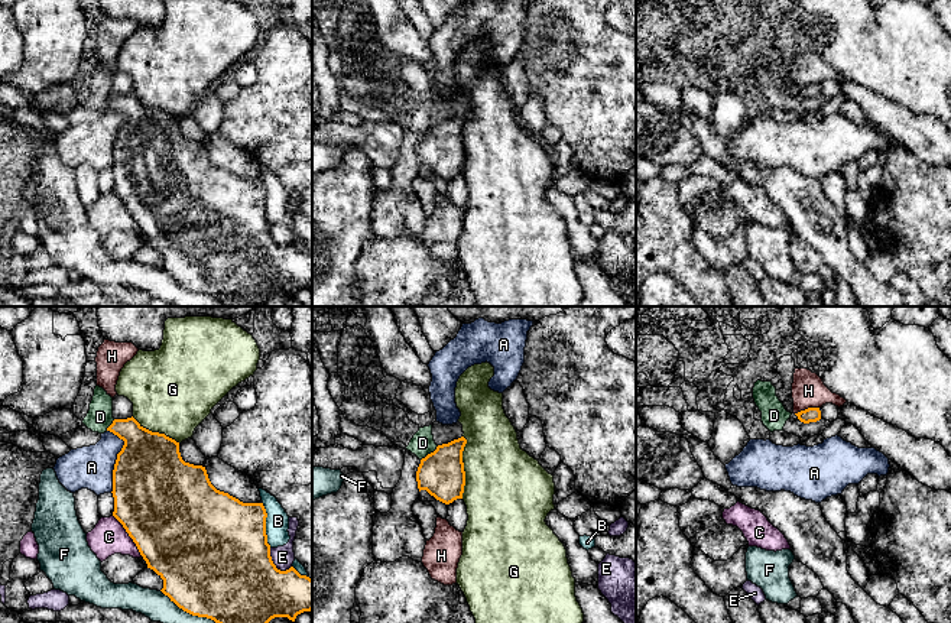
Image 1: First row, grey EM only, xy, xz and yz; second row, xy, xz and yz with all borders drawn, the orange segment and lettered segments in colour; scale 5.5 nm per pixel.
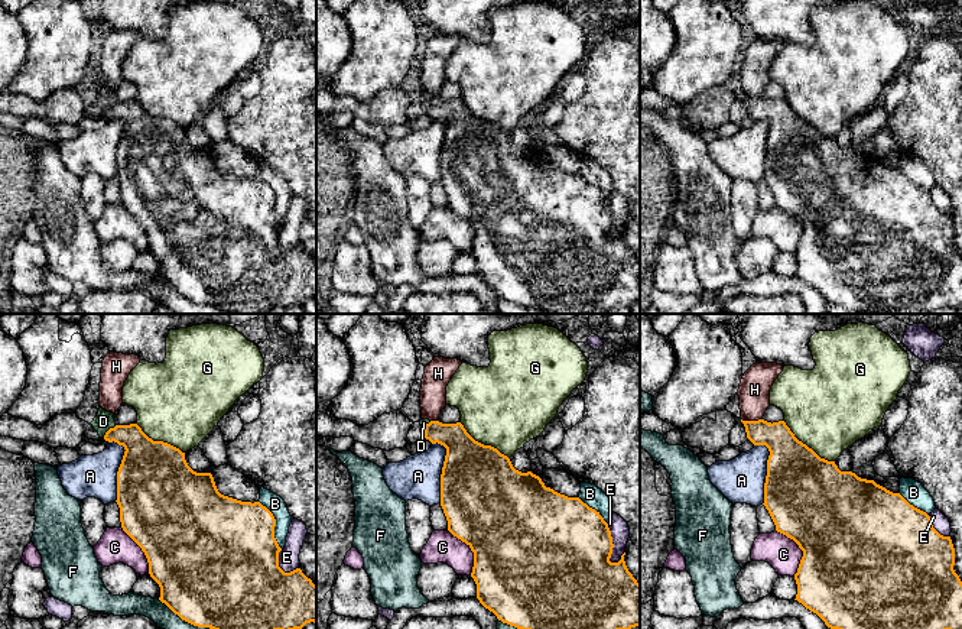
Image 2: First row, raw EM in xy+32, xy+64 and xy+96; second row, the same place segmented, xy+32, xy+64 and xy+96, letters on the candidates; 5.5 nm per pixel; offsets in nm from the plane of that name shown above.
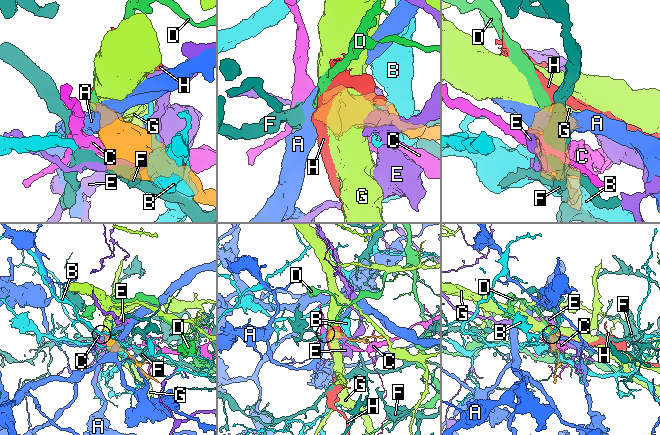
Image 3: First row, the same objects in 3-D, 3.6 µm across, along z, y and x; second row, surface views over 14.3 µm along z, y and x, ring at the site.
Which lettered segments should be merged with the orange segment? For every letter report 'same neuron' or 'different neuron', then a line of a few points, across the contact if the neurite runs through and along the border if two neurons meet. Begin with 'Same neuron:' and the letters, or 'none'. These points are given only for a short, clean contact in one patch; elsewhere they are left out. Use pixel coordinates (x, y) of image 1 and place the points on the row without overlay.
Same neuron: none
A: different neuron
B: different neuron
C: different neuron
D: different neuron; line xz (438, 122), (421, 136)
E: different neuron
F: different neuron
G: different neuron
H: different neuron; line yz (818, 83), (810, 83), (795, 90)

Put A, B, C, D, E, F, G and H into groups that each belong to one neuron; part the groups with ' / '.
A / B / C / D / E / F / G / H

